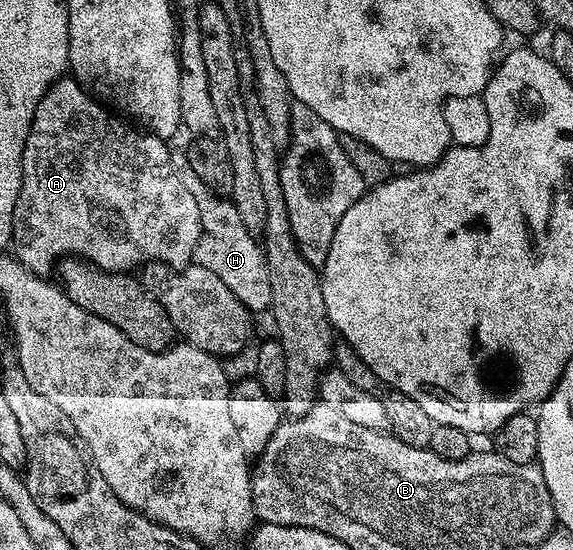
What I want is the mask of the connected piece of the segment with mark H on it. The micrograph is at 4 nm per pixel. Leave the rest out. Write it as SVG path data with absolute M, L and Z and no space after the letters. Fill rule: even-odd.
M172 149L171 159L174 170L181 179L181 184L188 190L188 193L191 193L201 215L201 236L195 245L194 263L220 277L228 285L229 290L245 304L247 310L255 314L261 310L268 311L271 307L272 292L266 258L258 239L245 228L241 214L237 212L236 206L230 202L230 199L210 190L197 176L197 172L188 162L184 149Z

